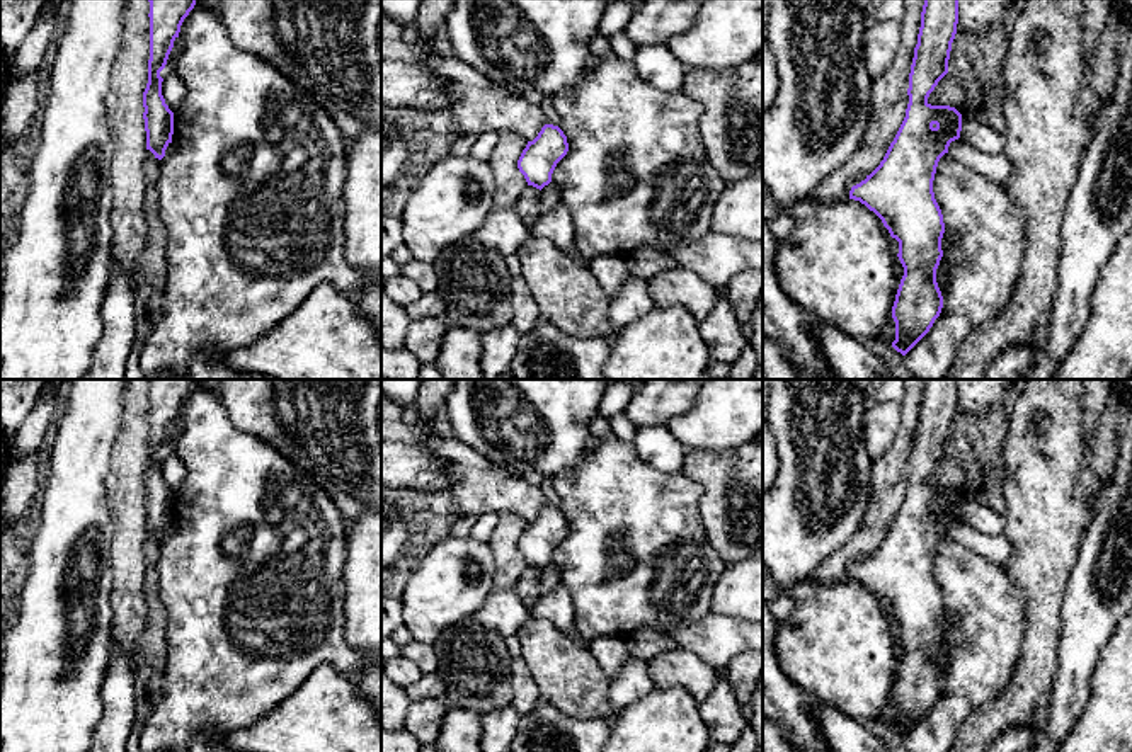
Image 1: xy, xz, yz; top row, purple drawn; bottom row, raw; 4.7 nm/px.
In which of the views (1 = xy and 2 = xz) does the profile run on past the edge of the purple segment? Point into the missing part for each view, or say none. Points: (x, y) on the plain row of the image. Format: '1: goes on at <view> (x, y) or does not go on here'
1: does not go on here
2: does not go on here

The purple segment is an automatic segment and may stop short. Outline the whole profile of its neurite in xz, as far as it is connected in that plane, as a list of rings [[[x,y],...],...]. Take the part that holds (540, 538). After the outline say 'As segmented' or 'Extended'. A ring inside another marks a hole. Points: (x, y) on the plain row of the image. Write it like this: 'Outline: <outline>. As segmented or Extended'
Outline: [[[545,505],[533,522],[523,531],[517,550],[528,567],[543,570],[552,563],[557,544],[567,536],[567,517],[558,507]]]. As segmented

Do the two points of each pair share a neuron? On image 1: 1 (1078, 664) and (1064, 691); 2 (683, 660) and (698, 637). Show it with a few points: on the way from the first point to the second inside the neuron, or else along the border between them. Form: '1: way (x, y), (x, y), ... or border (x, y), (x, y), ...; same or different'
1: way (1071, 671), (1069, 684); same
2: border (678, 645), (693, 652), (719, 672); different

